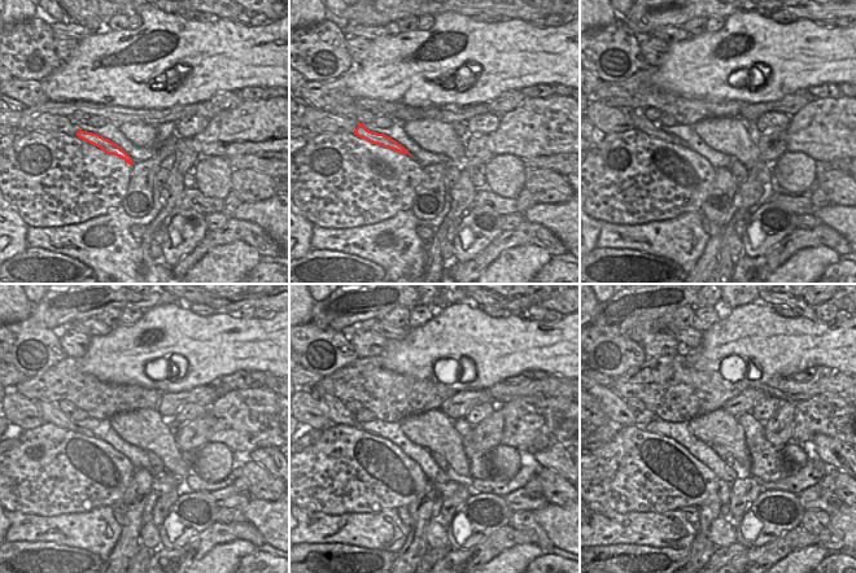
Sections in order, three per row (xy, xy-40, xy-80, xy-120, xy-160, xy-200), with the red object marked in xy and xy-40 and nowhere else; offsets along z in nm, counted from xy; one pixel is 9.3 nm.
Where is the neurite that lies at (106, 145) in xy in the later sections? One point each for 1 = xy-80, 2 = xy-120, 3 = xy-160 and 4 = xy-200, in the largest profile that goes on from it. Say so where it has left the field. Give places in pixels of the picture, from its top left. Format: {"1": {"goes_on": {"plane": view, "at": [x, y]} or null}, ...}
{"1": {"goes_on": {"plane": "xy-80", "at": [641, 122]}}, "2": {"goes_on": {"plane": "xy-120", "at": [52, 414]}}, "3": {"goes_on": {"plane": "xy-160", "at": [337, 414]}}, "4": {"goes_on": {"plane": "xy-200", "at": [611, 403]}}}

